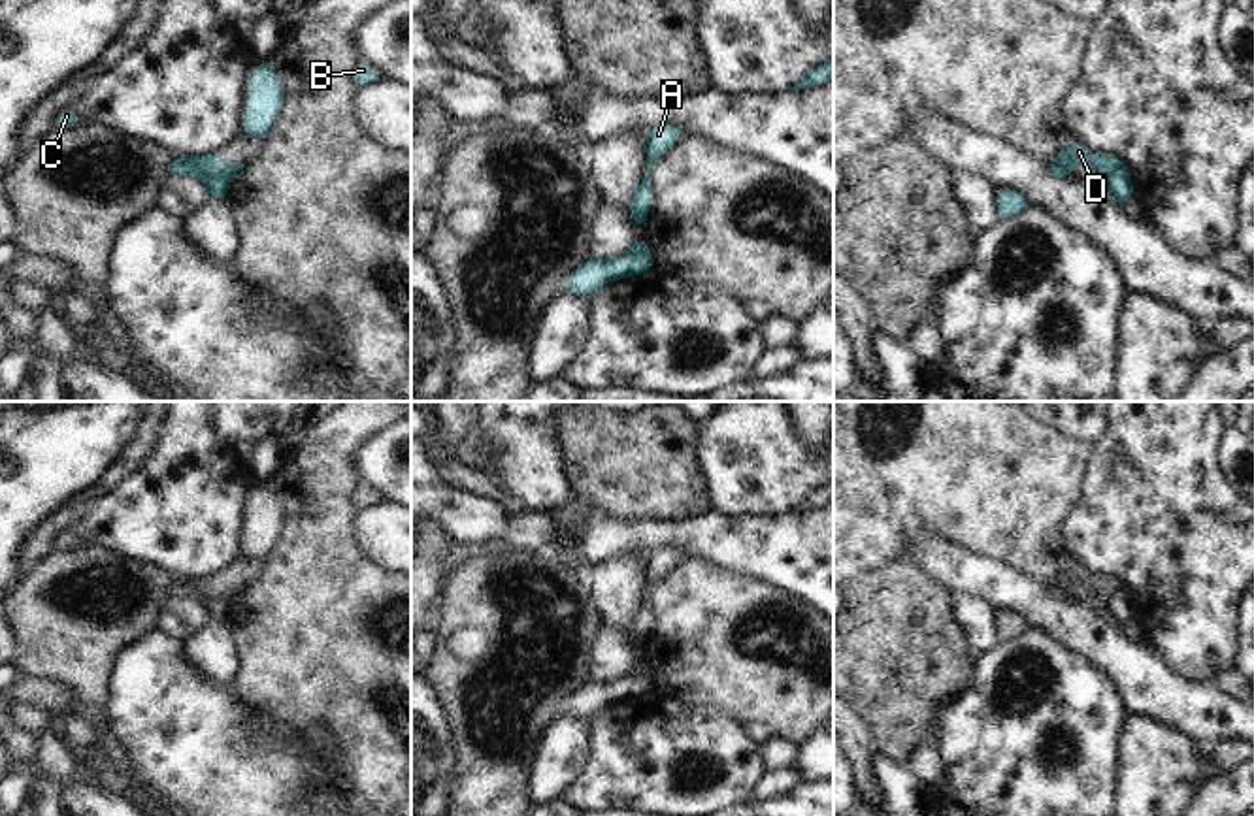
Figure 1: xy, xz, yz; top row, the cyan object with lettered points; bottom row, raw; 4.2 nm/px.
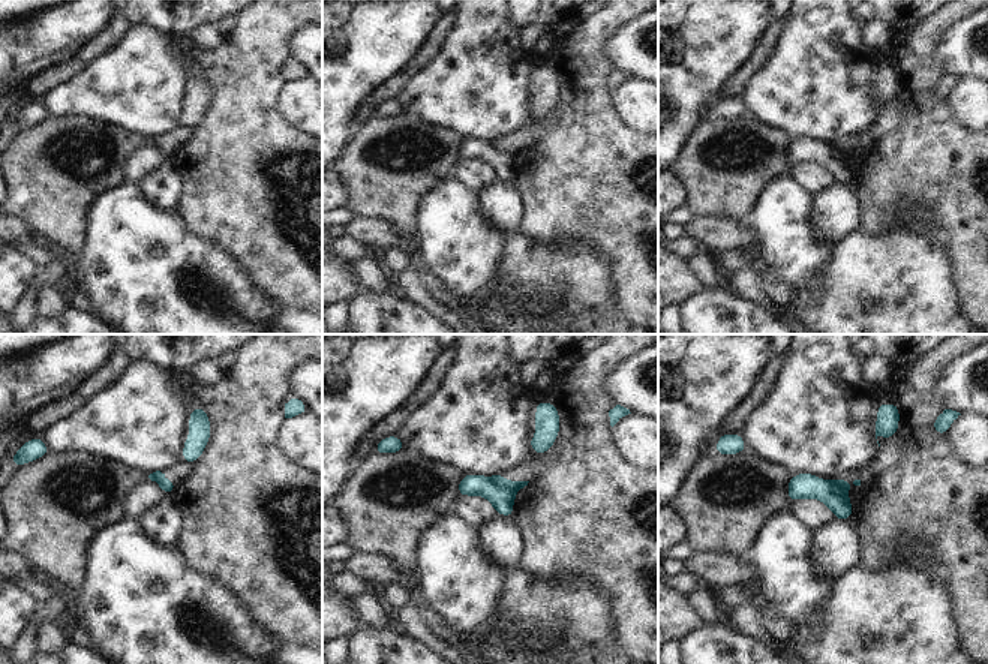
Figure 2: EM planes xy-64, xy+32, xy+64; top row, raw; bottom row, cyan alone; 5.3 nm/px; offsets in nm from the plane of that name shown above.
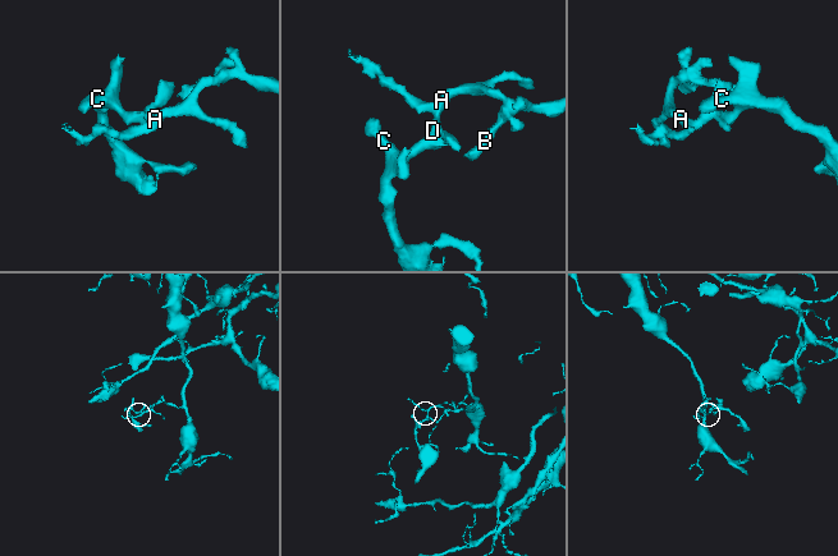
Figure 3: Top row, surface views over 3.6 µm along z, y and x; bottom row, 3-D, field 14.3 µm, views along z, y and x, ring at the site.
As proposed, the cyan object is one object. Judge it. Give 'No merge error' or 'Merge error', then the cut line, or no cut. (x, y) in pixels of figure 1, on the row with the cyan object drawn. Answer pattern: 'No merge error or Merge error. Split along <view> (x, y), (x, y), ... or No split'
Merge error. Split along xy (178, 159), (187, 159), (206, 176), (229, 179)

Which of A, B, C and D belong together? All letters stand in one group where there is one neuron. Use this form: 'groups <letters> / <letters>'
groups A B D / C

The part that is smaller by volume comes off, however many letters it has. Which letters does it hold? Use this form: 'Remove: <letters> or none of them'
Remove: C

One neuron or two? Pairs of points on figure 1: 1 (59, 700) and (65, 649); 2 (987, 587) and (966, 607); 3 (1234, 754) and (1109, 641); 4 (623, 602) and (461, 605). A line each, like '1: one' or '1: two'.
1: two
2: two
3: two
4: two

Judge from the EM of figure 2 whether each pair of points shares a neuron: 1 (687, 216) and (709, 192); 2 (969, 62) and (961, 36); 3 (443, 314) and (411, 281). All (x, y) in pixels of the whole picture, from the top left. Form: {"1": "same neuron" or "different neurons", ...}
{"1": "different neurons", "2": "same neuron", "3": "same neuron"}

